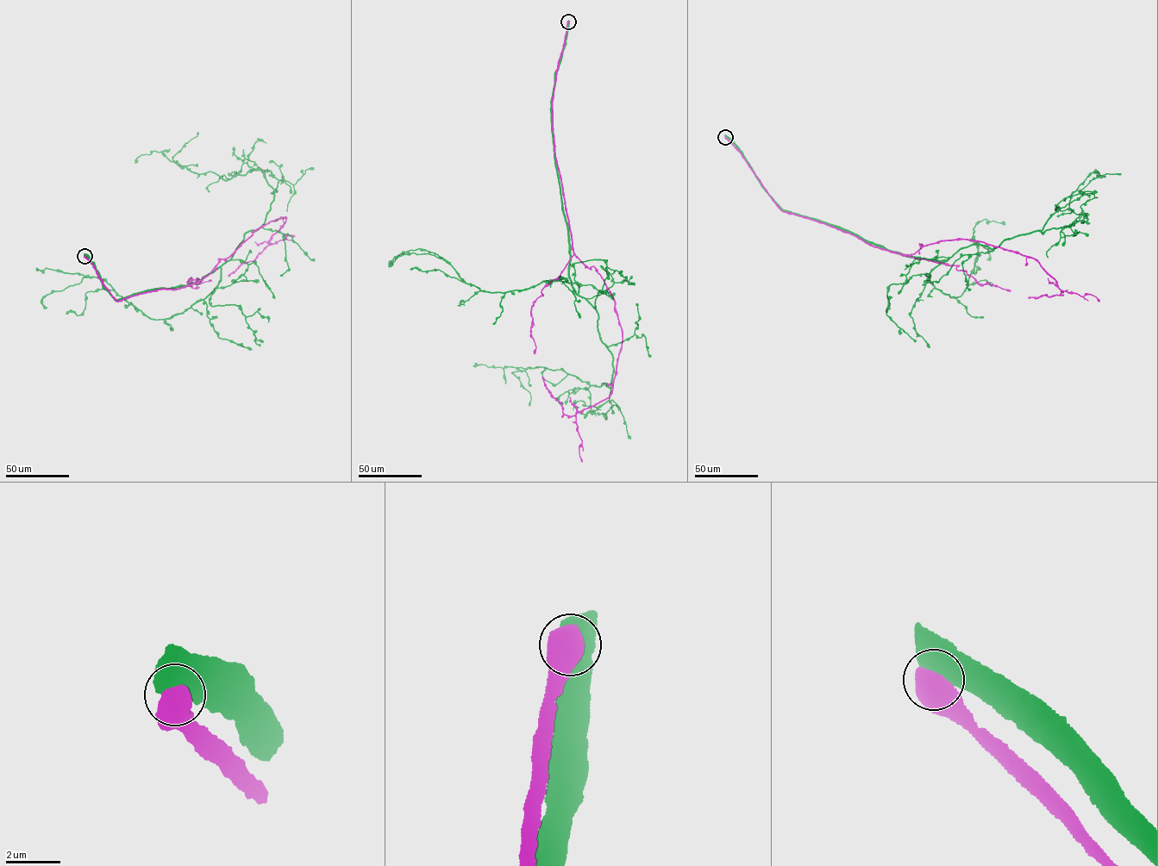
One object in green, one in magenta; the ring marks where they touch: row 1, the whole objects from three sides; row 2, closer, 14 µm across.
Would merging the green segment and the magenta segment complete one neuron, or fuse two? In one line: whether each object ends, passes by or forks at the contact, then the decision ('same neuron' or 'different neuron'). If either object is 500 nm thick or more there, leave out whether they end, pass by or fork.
different neuron

